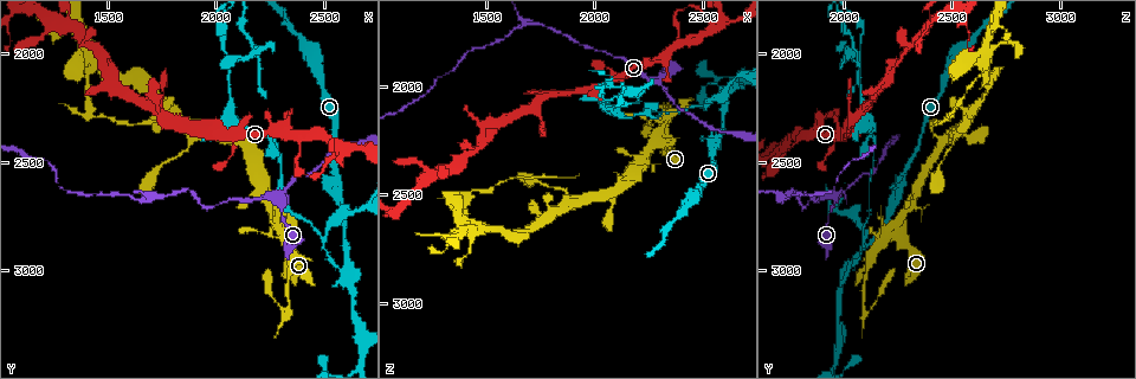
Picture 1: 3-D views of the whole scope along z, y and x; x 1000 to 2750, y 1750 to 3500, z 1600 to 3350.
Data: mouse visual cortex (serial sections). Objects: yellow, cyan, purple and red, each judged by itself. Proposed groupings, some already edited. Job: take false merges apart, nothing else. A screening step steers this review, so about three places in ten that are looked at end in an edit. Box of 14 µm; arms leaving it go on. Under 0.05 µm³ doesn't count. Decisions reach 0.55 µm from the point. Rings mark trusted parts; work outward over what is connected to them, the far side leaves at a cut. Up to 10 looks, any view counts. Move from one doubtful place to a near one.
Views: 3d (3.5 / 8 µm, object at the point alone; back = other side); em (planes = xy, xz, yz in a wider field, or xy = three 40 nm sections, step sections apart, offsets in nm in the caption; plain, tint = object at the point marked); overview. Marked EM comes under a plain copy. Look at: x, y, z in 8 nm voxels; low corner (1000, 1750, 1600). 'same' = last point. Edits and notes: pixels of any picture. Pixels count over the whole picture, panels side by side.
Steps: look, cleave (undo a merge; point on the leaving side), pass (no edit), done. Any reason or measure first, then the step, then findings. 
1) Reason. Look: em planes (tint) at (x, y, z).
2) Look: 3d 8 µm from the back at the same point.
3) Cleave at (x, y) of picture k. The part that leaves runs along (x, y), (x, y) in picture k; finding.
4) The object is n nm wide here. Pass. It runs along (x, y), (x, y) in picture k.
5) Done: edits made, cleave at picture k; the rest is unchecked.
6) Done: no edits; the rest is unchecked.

Sharp bend. Look: 3d 3.5 µm at (2290, 2690, 1960).

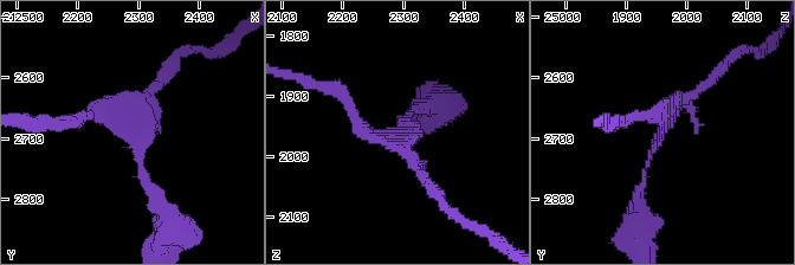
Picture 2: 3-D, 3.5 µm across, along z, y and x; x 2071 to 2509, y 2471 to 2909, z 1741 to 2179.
3 arms meet here; the arms are 150, 150, 200 nm wide; now the EM. Look: em planes (tint) at (2295, 2695, 1955).

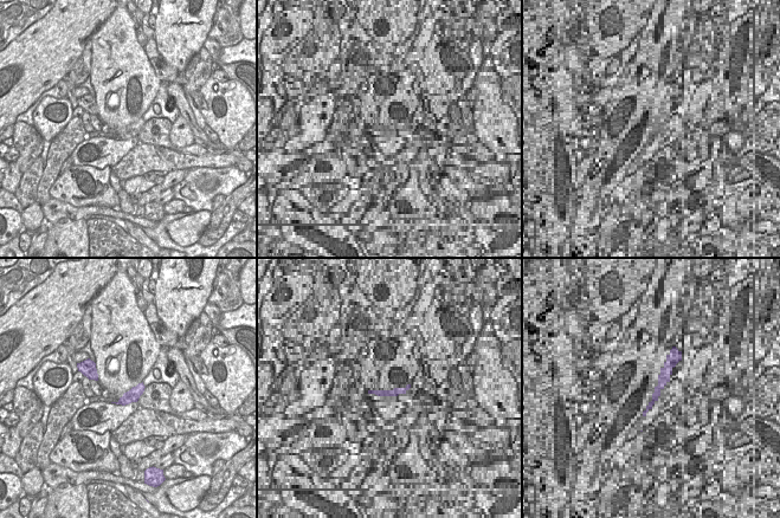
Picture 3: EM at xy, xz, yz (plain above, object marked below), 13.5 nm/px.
Pass. One cell here.

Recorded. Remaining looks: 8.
Three-way junction. Look: 3d 8 µm at (2610, 2970, 2030).

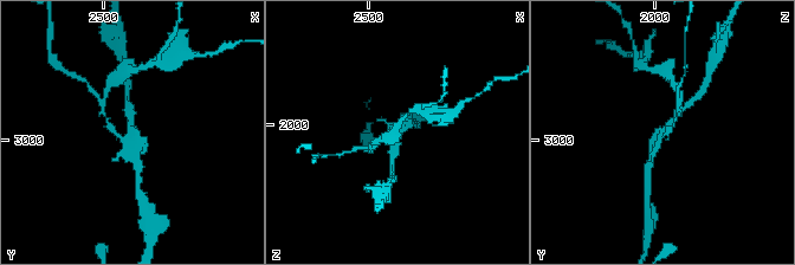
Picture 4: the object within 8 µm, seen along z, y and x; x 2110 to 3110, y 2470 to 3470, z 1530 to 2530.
Zoom in. Look: 3d 3.5 µm at (2620, 2970, 2030).

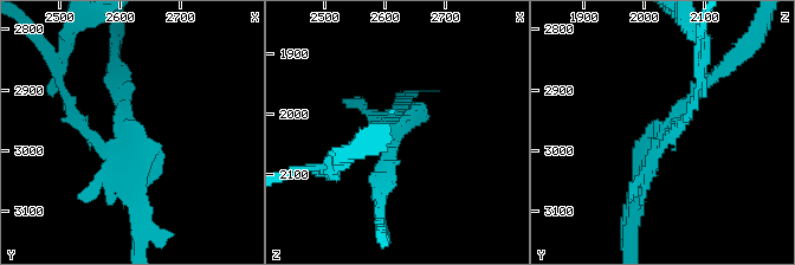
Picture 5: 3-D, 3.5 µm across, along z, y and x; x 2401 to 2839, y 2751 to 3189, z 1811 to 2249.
Shape alone is not enough. Look: em xy step 1 (tint) at (2610, 2970, 2030).

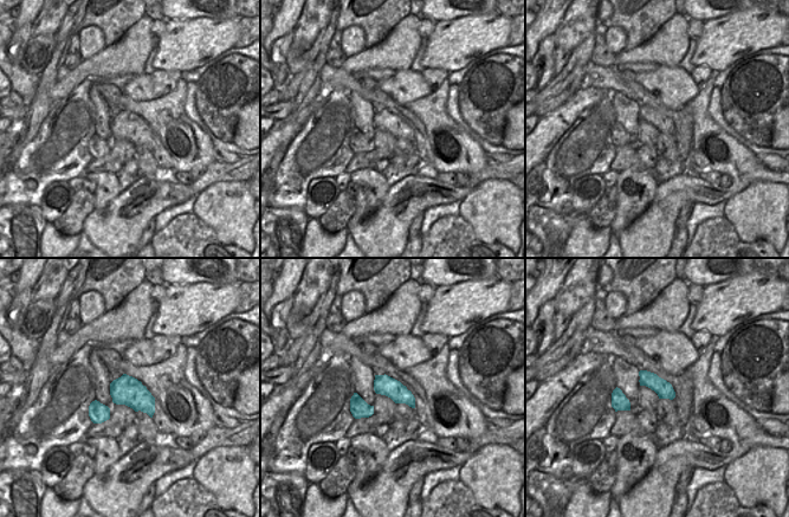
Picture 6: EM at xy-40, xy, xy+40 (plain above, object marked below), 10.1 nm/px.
Cleave at (350, 104) of picture 5. The part that leaves runs along (377, 124), (323, 170) in picture 5; two cells meet here.

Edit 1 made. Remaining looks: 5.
Sharp bend. Look: 3d 3.5 µm at (1430, 1970, 2310).

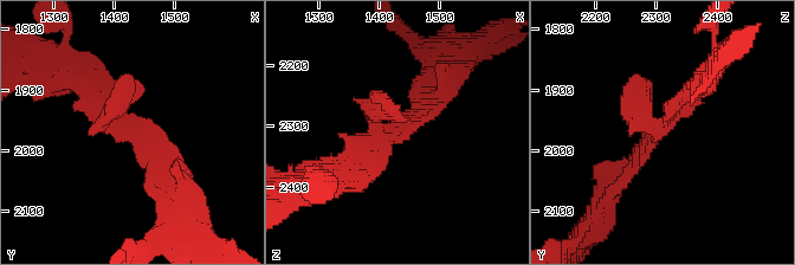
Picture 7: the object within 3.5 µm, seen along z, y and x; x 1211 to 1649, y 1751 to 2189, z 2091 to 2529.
Shape alone is not enough. Look: em xy step 1 (tint) at (1435, 1970, 2305).

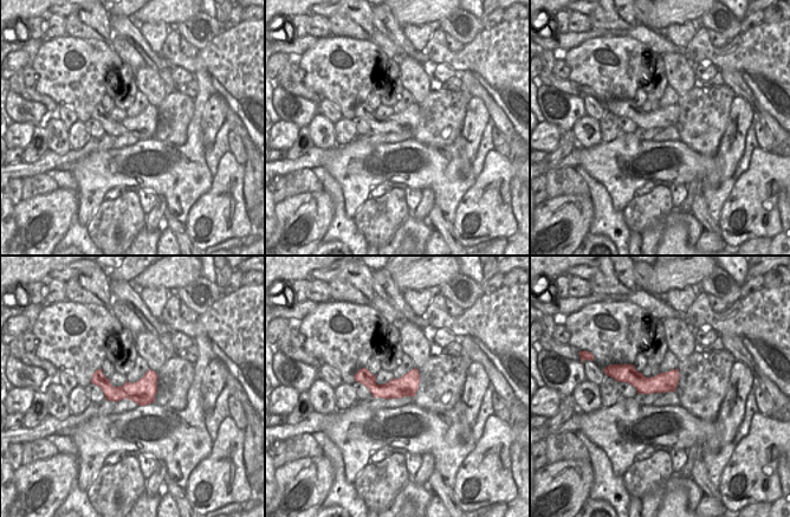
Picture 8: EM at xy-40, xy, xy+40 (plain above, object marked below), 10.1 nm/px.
The object is 220 nm wide here. Pass. It runs along (179, 179), (84, 84) in picture 7; continuous, no second cell.

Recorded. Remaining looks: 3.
Thick turns thin. Look: 3d 3.5 µm at (1410, 2130, 2620).

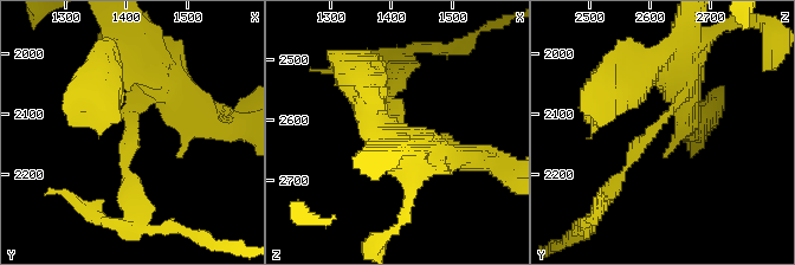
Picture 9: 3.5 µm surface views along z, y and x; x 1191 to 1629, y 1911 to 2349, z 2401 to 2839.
The arms are 150, 450 nm wide; need the tissue. Look: em xy step 2 (tint) at (1405, 2125, 2610).

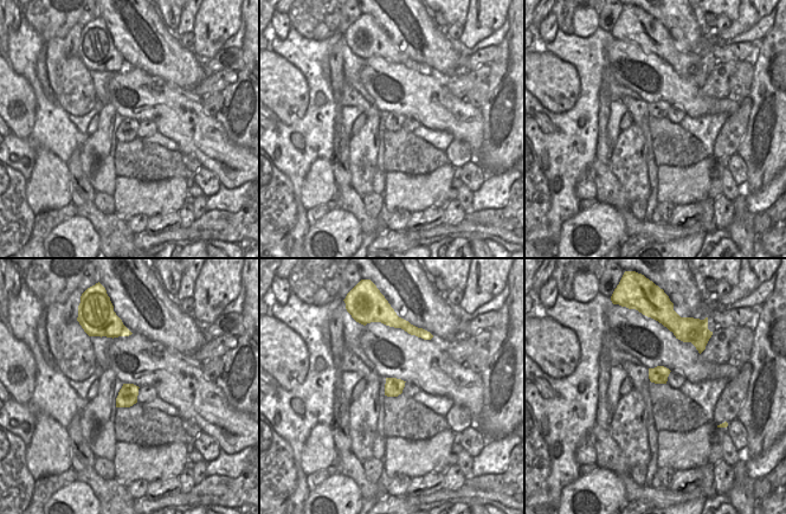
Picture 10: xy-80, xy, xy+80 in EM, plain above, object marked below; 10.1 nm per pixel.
Cleave at (639, 149) of picture 9. The part that leaves runs along (664, 118), (633, 154), (594, 213) in picture 9; a second cell is stuck on.

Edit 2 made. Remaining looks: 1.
Done: edits made, cleave at picture 5, cleave at picture 9; the rest is unchecked.

